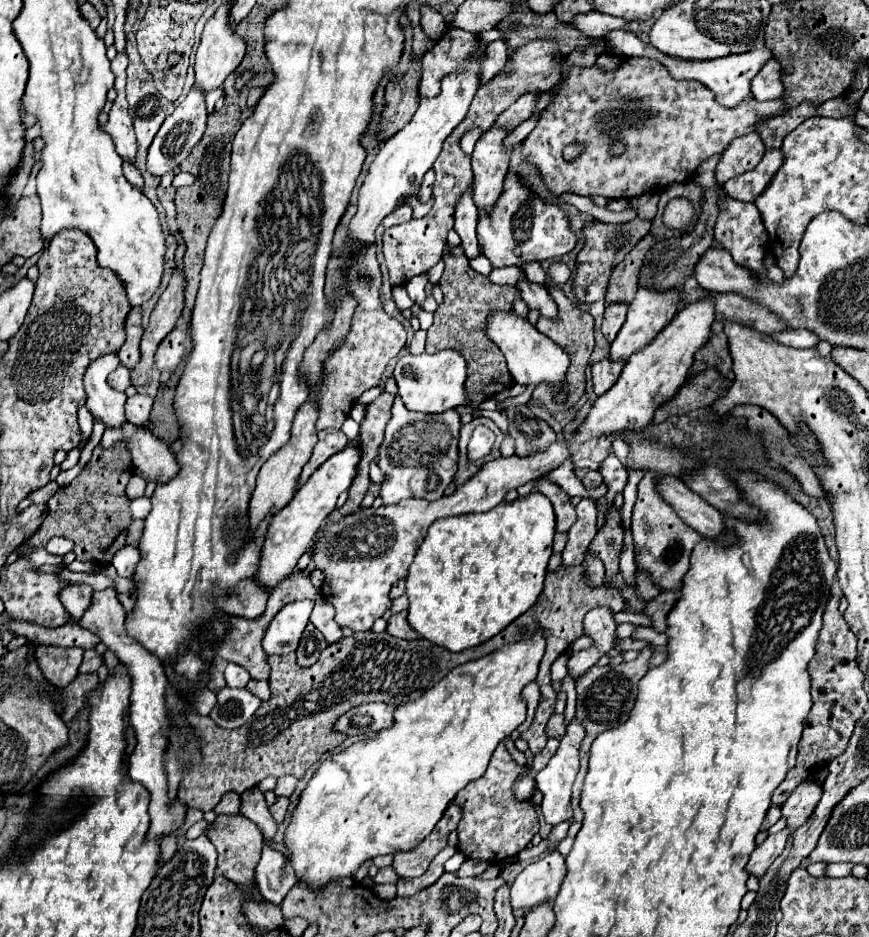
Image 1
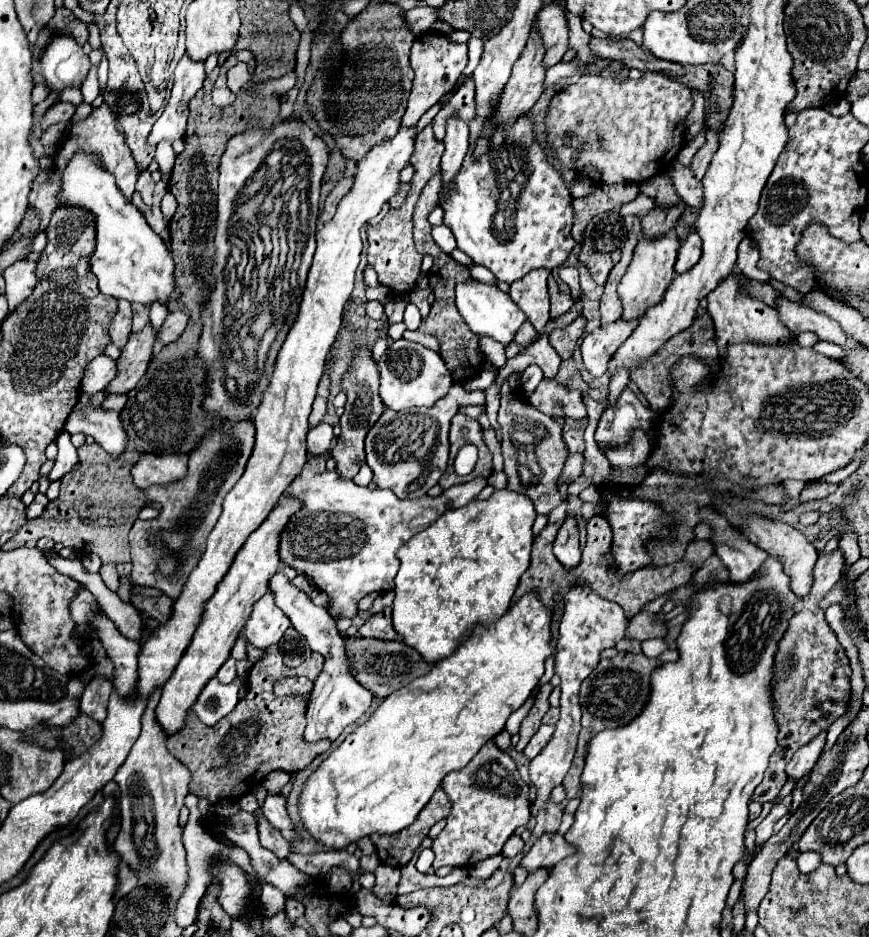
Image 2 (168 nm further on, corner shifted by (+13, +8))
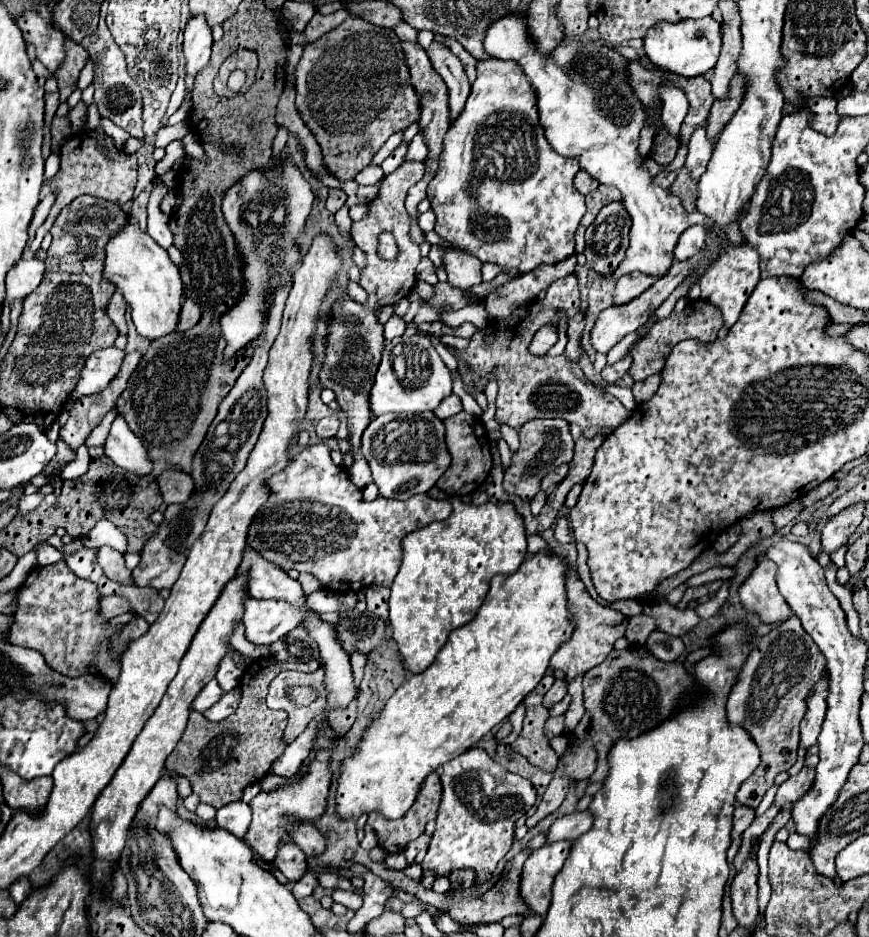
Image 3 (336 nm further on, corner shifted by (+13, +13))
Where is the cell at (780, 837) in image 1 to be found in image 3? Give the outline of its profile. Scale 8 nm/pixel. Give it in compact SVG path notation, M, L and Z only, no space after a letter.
M802 769L796 777L790 777L788 781L784 781L784 783L778 787L774 805L780 809L780 807L786 805L786 803L798 801L798 799L812 787L812 783L814 783L814 771L812 771L812 769Z

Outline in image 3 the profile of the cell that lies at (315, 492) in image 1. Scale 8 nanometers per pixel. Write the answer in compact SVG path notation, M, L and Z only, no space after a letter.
M240 573L240 575L234 575L226 583L218 601L214 603L214 607L210 609L210 613L202 621L198 633L194 635L194 639L190 643L190 649L182 657L180 671L172 679L172 683L168 685L168 691L162 697L162 703L156 707L152 717L146 721L142 733L136 737L136 741L134 741L130 753L126 755L124 763L120 765L120 769L116 771L112 781L106 785L106 789L96 799L94 811L92 811L92 823L90 823L92 839L94 839L94 855L96 855L96 865L94 865L94 871L92 871L92 883L94 885L98 881L102 881L104 875L110 875L110 873L100 871L102 863L104 861L116 861L120 857L122 847L126 843L128 827L130 827L130 821L132 821L132 817L138 809L138 803L146 797L146 793L160 779L166 757L176 747L176 743L180 741L180 737L186 729L188 715L190 715L190 703L202 691L202 687L216 677L222 655L226 655L230 651L230 637L232 637L234 629L242 623L244 603L248 601L248 593L246 593L248 579L250 577L246 573Z

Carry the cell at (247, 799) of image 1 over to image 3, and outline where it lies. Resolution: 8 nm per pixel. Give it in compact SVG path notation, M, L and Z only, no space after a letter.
M284 841L278 845L278 855L274 859L274 867L280 869L288 881L298 881L306 873L306 855L292 841Z

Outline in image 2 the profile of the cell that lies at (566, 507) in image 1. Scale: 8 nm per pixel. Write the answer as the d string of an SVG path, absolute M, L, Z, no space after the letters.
M512 394L500 398L498 424L502 428L504 438L502 454L504 454L504 474L508 476L506 488L526 494L532 500L534 510L538 514L550 514L564 500L556 488L556 480L568 456L562 426Z

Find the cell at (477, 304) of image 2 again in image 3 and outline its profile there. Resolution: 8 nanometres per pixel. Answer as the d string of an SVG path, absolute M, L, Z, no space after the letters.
M446 249L444 265L446 265L446 273L448 273L448 283L452 287L464 291L464 297L468 299L468 305L484 303L482 297L478 297L470 291L472 287L482 283L482 275L480 275L480 265L482 263L474 255L468 255L464 251Z

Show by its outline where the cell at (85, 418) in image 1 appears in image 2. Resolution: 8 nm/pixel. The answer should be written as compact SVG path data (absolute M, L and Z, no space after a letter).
M62 432L58 438L56 438L56 446L58 446L58 456L54 460L54 468L50 472L50 482L54 480L60 480L64 474L68 474L74 464L78 462L78 454L76 454L76 448L72 446L70 442L70 434L68 432Z

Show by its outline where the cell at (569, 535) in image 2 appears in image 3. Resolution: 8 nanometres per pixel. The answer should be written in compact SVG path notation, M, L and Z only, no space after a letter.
M568 567L568 571L566 571L566 591L568 591L568 611L570 611L572 619L576 621L576 627L574 627L570 639L564 641L560 645L560 649L552 655L550 667L554 671L564 671L564 675L566 675L564 681L566 681L566 685L570 685L576 677L584 675L586 671L600 665L608 657L608 653L614 649L614 641L624 635L624 631L628 627L628 617L624 613L620 613L618 609L600 605L596 599L592 599L574 567Z

